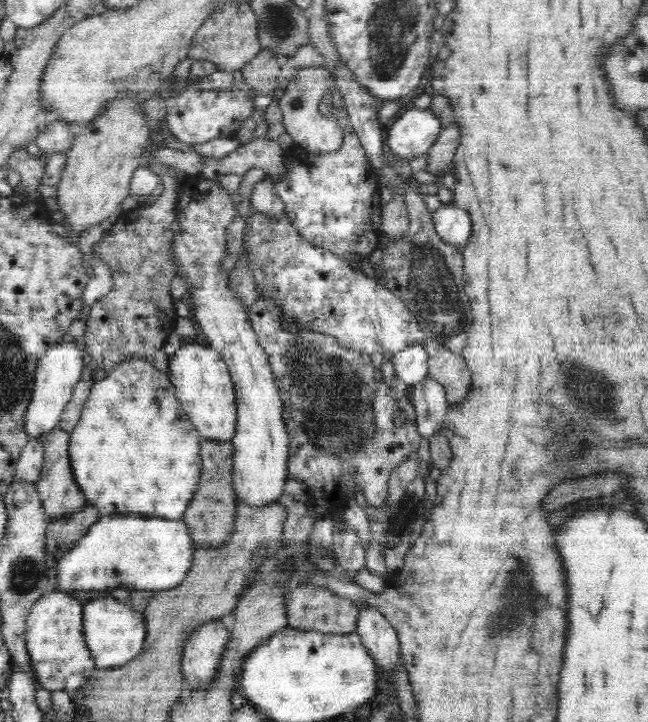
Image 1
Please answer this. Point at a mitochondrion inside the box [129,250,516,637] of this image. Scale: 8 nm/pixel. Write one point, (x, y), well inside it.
(333, 407)

